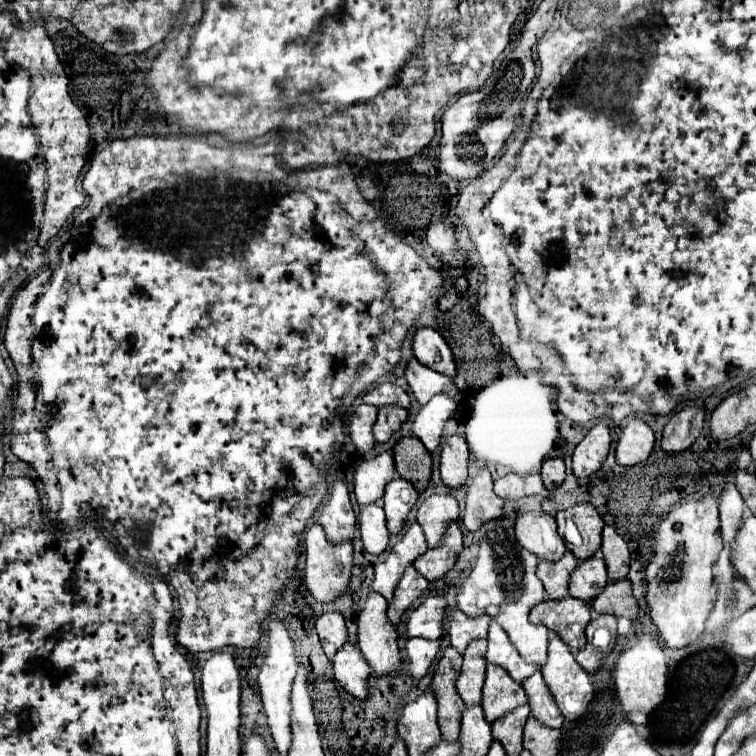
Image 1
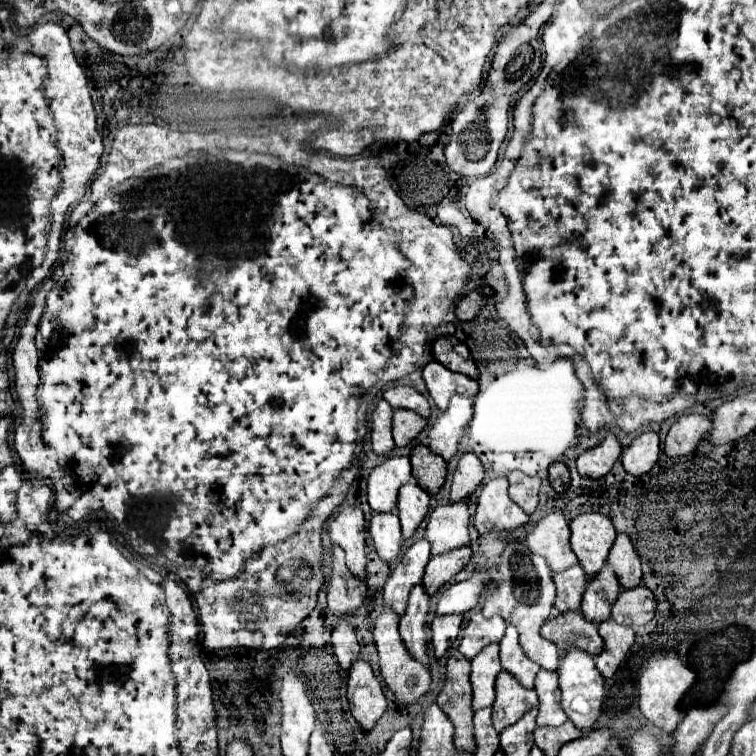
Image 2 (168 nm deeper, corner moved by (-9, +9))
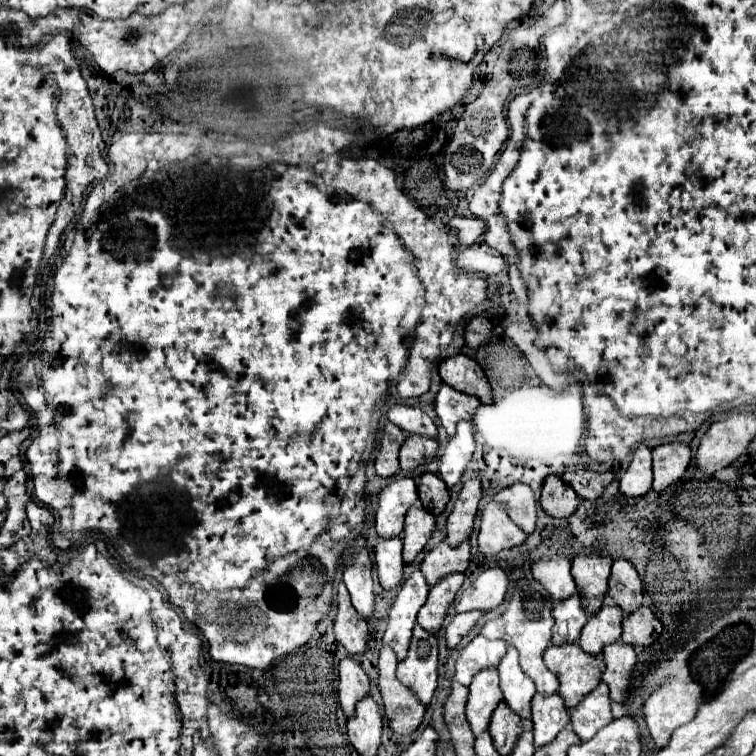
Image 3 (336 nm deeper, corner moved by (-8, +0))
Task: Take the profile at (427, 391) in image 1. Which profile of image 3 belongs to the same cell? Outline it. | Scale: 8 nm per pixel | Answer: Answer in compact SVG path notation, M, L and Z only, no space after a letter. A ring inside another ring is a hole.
M442 385L436 395L436 413L450 437L456 435L456 425L460 421L472 421L478 405L480 401L476 401L476 397L454 391L448 385Z

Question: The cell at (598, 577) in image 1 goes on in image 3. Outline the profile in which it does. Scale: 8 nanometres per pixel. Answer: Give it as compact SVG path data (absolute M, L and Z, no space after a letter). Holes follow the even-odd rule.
M604 603L602 609L592 615L582 629L580 647L590 655L598 655L606 645L616 643L622 635L622 617L624 613L620 607Z

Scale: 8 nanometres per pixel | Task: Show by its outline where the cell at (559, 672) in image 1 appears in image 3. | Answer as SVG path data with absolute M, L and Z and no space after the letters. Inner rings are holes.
M600 683L592 693L584 697L584 701L570 711L570 721L574 733L588 741L592 739L604 725L612 723L612 711L610 711L610 697L608 697L608 685Z

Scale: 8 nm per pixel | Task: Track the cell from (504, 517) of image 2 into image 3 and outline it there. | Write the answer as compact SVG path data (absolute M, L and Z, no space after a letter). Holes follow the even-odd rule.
M490 501L482 511L478 545L484 557L492 557L502 549L510 549L522 545L526 533L508 517L502 505Z

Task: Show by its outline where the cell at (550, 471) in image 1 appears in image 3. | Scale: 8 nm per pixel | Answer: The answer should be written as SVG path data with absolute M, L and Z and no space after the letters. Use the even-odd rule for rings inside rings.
M548 475L542 487L540 505L550 517L570 517L580 499L576 497L574 489L570 485L564 485L564 481L558 475Z

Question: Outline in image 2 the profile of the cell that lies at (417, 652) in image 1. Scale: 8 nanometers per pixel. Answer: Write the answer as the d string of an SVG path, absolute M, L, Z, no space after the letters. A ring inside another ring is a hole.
M437 616L431 622L429 628L431 628L431 644L433 644L435 658L441 658L445 650L451 646L451 642L457 638L461 622L463 622L463 616L447 616L447 618Z

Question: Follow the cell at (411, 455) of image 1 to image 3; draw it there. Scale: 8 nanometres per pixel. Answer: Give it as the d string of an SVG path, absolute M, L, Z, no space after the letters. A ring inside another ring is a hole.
M426 473L418 479L418 495L424 509L432 515L440 515L450 499L448 487L444 485L444 481L432 473Z

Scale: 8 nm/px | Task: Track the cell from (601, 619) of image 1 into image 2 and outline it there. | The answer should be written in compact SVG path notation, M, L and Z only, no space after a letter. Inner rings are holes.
M613 620L601 622L599 632L605 640L605 646L603 646L601 654L595 656L595 666L605 678L611 678L615 674L617 666L621 664L621 660L625 658L627 650L633 646L635 634L633 634L631 626L619 626Z

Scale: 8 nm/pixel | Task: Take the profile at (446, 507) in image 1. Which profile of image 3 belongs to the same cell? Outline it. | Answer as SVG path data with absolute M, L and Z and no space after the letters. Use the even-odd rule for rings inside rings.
M442 541L436 549L432 549L430 553L426 553L420 571L424 573L428 587L436 585L442 577L450 575L450 573L464 573L470 561L470 545L468 541L464 541L460 547L452 549L450 545L446 545L446 541Z

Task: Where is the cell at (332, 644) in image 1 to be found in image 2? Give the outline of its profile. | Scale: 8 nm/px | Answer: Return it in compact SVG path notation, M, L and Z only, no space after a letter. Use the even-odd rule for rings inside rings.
M339 616L339 622L331 634L331 642L337 662L341 664L341 668L349 670L349 664L359 656L359 642L355 636L355 628L347 622L347 616Z

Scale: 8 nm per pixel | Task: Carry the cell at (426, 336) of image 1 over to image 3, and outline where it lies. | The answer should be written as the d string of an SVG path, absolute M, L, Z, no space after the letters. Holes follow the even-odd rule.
M456 355L450 359L444 359L440 363L440 377L446 385L452 389L478 397L480 403L492 403L492 389L490 383L482 371L482 367L466 357L466 355Z

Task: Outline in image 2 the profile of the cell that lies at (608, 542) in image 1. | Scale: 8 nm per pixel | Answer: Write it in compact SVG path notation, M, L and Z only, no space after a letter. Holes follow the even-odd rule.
M617 534L607 562L609 562L609 566L613 566L613 572L617 574L619 584L623 588L633 588L641 582L641 560L639 560L629 536Z

